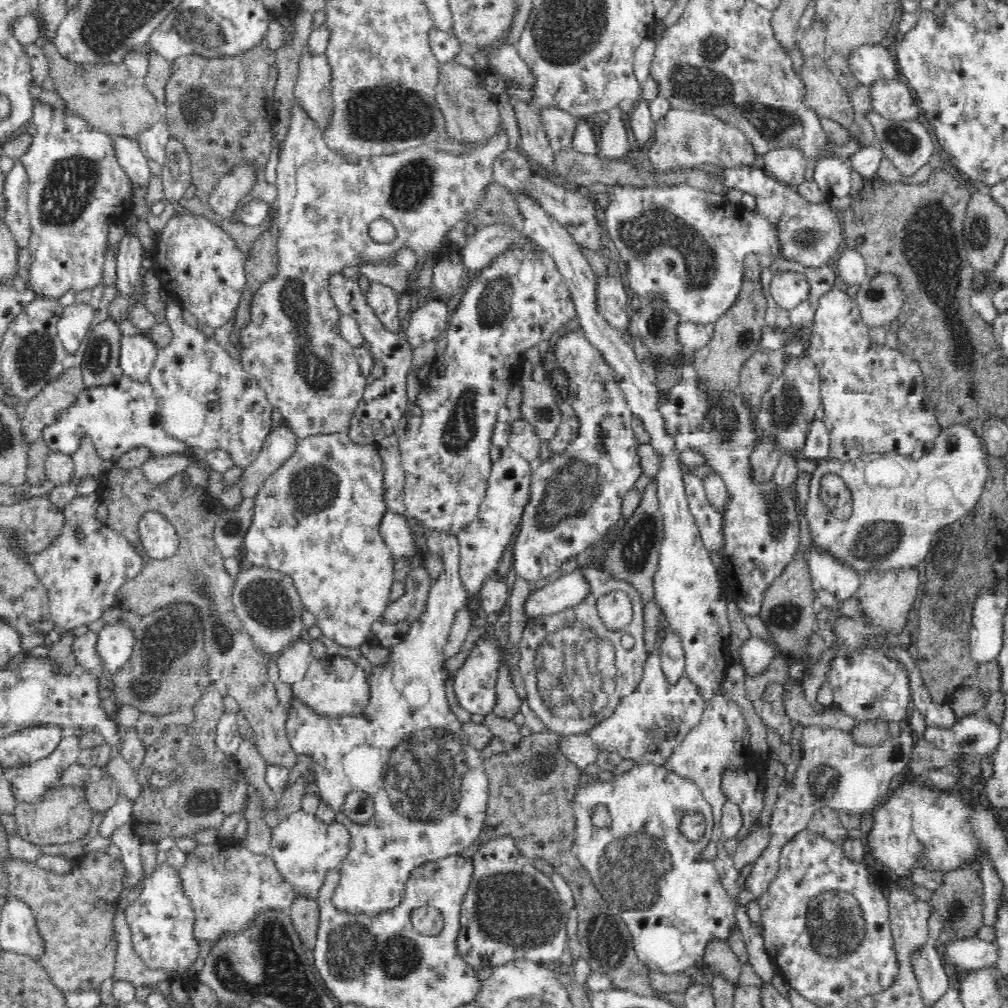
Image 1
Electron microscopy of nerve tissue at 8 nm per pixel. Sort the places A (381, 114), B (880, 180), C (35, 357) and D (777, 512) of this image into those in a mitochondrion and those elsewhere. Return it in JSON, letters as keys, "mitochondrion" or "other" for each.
{"A":"mitochondrion","B":"other","C":"mitochondrion","D":"mitochondrion"}

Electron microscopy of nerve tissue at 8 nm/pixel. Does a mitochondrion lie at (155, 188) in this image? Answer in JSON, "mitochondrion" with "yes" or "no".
{"mitochondrion":"no"}

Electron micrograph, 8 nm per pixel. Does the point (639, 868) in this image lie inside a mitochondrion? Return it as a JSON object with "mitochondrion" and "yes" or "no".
{"mitochondrion":"yes"}

